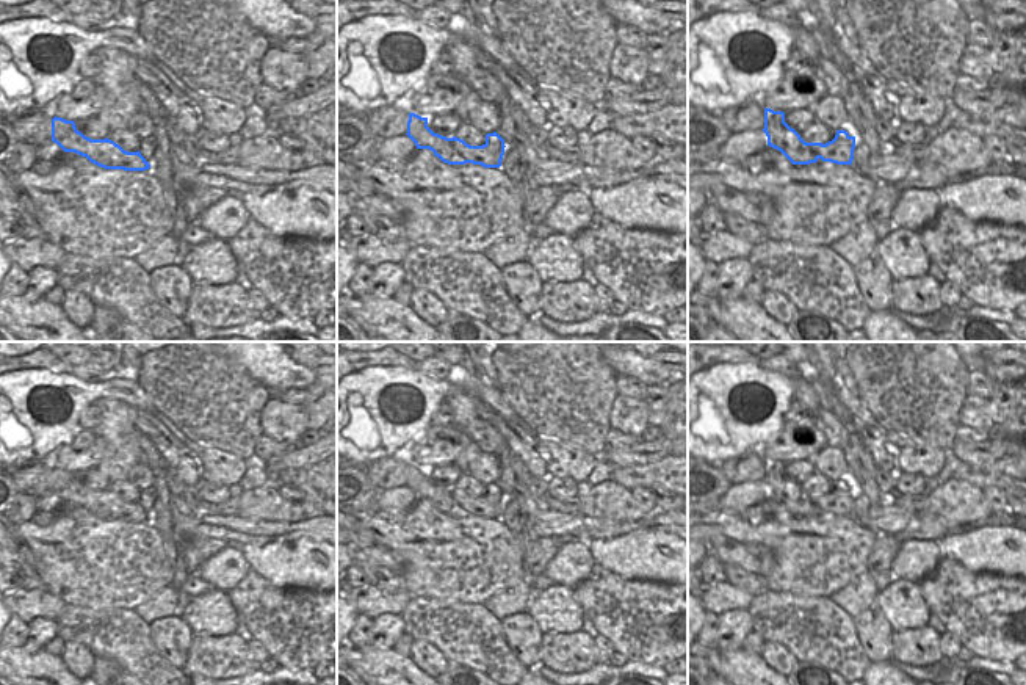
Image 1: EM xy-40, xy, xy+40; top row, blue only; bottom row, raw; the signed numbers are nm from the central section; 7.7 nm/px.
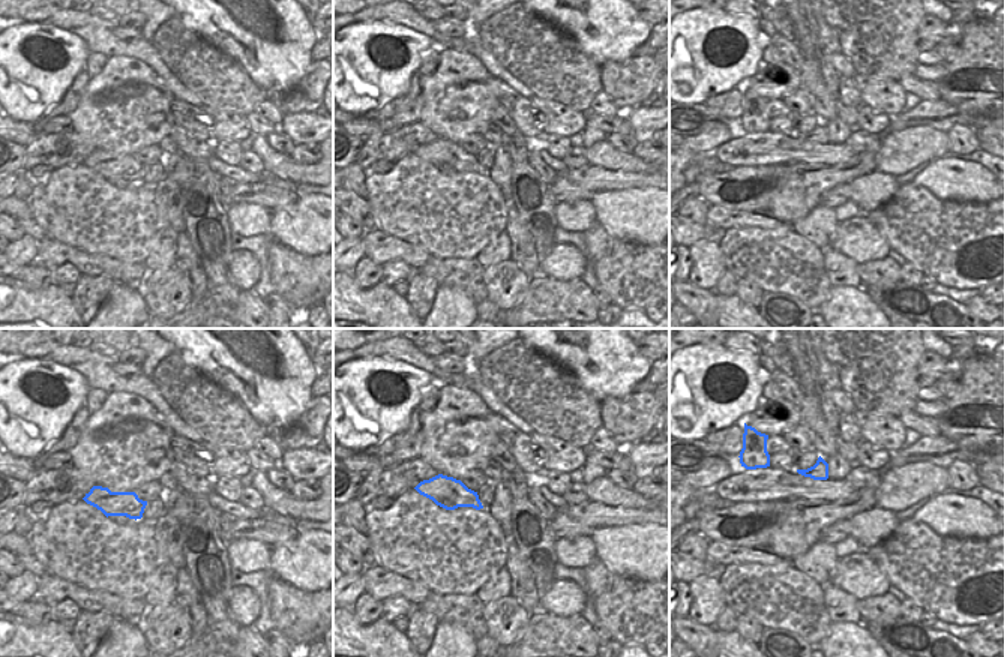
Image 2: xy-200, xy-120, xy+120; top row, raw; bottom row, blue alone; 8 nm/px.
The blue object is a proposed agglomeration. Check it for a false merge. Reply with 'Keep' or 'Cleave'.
Cleave

